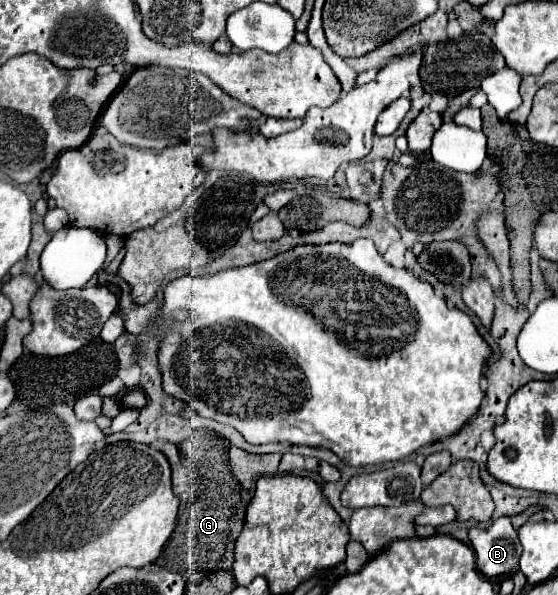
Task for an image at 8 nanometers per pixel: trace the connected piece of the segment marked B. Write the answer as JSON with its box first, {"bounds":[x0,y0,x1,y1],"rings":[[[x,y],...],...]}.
{"bounds":[468,517,520,577],"rings":[[[498,517],[488,529],[470,527],[468,537],[476,553],[476,567],[484,577],[506,577],[518,571],[520,541],[510,517]]]}

